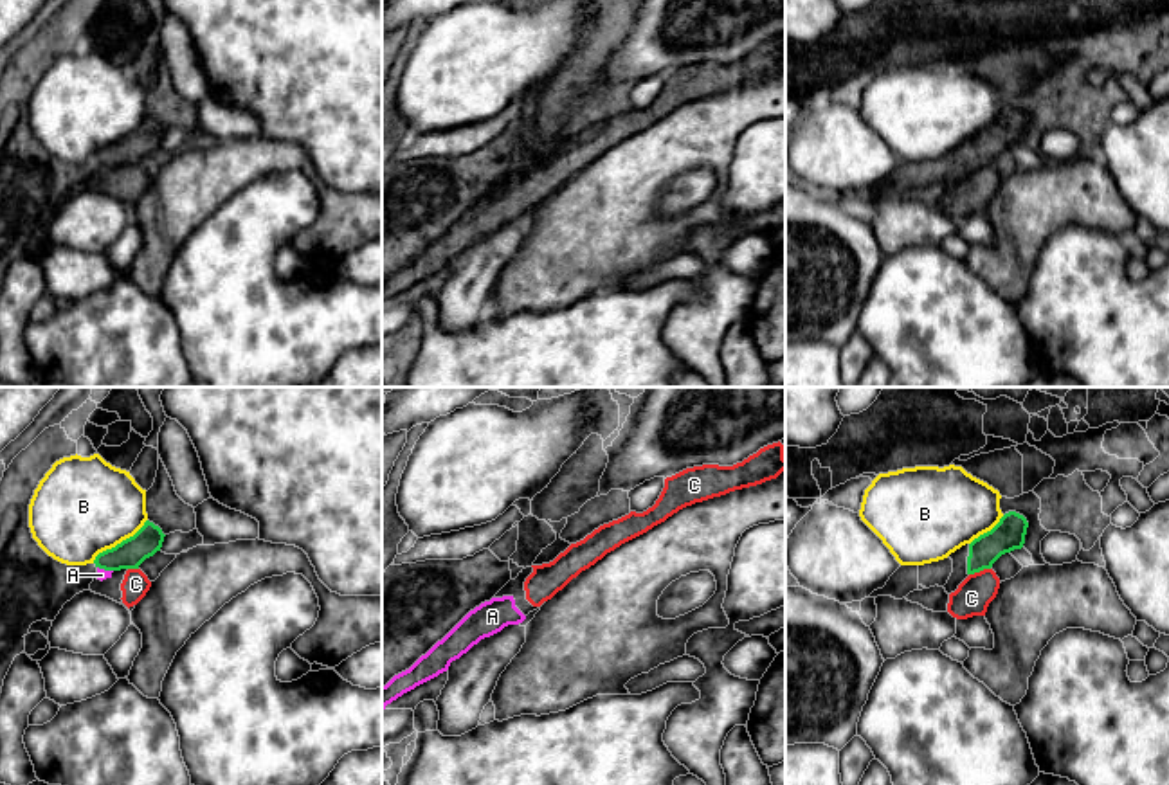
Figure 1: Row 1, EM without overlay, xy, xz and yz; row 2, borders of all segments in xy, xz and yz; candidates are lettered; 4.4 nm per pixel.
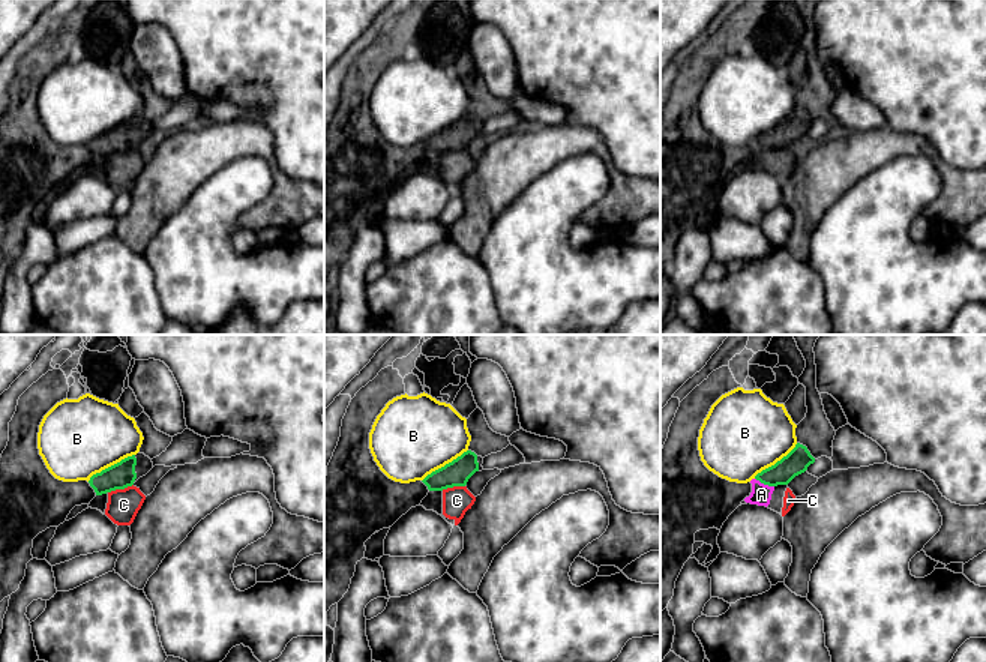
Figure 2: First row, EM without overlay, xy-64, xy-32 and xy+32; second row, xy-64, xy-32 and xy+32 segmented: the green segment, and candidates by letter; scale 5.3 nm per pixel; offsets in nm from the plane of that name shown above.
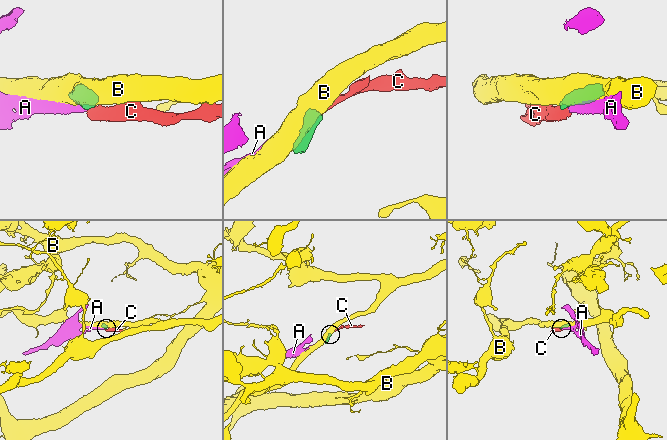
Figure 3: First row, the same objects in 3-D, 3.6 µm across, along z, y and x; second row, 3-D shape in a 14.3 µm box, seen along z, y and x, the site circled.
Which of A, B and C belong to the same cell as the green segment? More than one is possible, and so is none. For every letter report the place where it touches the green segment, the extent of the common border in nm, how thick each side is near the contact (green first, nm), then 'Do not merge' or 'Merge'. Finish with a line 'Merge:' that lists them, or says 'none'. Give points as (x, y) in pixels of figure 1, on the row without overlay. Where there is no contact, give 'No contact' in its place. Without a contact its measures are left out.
A: Touches green at xy (105, 166). Shared border 80 nm. Thickness 140 nm (green) against 50 nm. Do not merge
B: Touches green at xy (121, 139). Shared border 320 nm. Thickness 140 nm (green) against 440 nm. Do not merge
C: Touches green at yz (978, 168). Shared border 100 nm. Thickness 140 nm (green) against 160 nm. Do not merge
Merge: none

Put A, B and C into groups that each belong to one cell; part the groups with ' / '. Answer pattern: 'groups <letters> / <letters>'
groups A C / B

